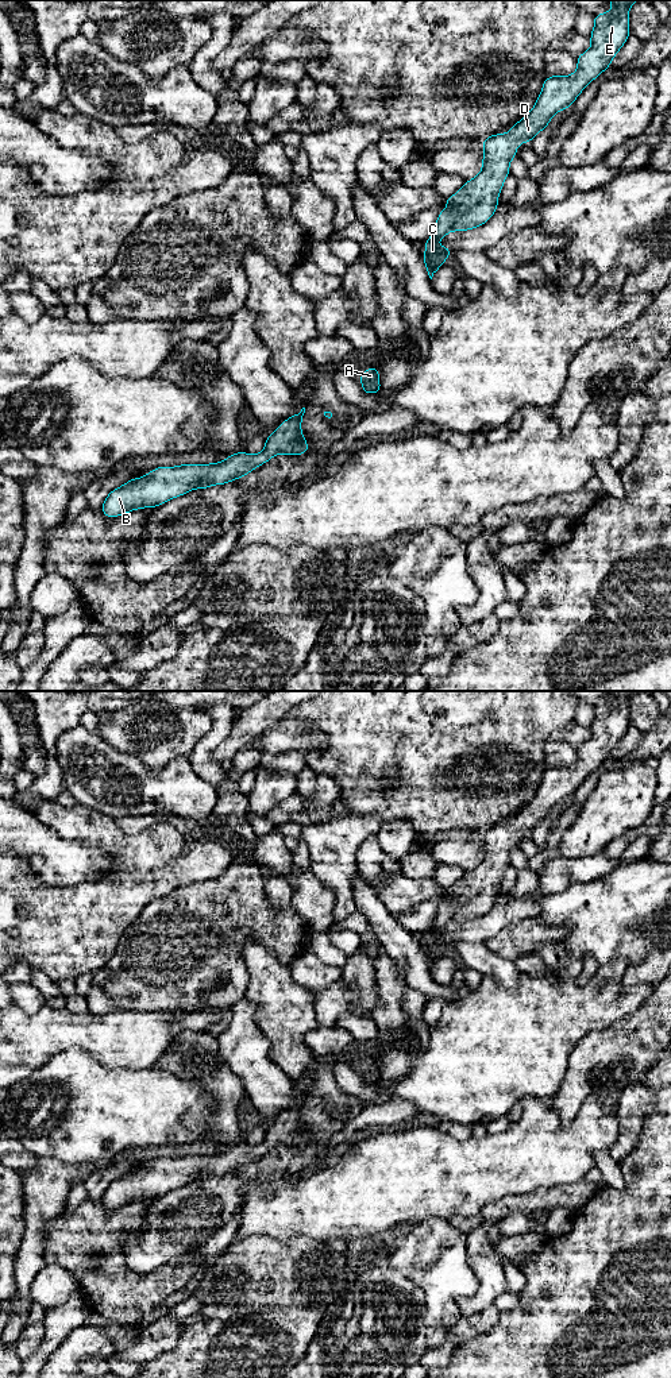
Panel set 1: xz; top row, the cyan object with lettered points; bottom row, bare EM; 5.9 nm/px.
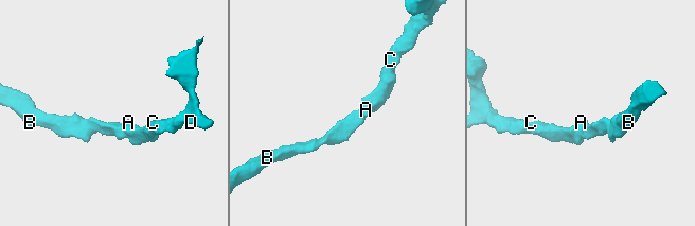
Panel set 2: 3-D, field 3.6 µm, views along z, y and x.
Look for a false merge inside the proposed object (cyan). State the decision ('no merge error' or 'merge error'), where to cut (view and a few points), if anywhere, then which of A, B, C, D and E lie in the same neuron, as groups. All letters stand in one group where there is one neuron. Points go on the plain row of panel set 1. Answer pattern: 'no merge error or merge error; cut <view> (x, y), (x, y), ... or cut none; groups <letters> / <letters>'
no merge error; cut none; groups A B C D E

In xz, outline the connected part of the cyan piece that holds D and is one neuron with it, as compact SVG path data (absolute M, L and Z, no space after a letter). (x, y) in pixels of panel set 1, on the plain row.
M610 691L612 703L594 707L590 726L591 738L581 745L572 767L547 768L532 802L516 814L508 825L483 830L483 853L481 864L464 873L464 877L447 889L447 902L439 904L432 927L425 933L423 946L429 969L444 956L451 945L448 938L436 934L450 922L466 922L485 915L498 896L498 884L509 866L509 854L520 834L528 834L548 818L551 808L570 799L579 784L610 757L629 723L629 699L637 691Z

